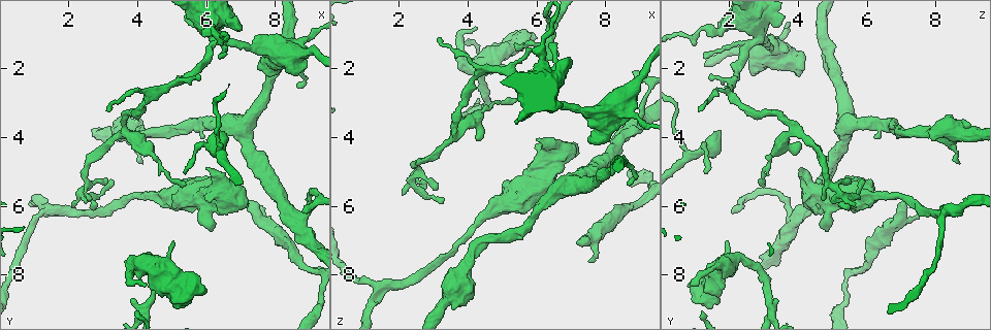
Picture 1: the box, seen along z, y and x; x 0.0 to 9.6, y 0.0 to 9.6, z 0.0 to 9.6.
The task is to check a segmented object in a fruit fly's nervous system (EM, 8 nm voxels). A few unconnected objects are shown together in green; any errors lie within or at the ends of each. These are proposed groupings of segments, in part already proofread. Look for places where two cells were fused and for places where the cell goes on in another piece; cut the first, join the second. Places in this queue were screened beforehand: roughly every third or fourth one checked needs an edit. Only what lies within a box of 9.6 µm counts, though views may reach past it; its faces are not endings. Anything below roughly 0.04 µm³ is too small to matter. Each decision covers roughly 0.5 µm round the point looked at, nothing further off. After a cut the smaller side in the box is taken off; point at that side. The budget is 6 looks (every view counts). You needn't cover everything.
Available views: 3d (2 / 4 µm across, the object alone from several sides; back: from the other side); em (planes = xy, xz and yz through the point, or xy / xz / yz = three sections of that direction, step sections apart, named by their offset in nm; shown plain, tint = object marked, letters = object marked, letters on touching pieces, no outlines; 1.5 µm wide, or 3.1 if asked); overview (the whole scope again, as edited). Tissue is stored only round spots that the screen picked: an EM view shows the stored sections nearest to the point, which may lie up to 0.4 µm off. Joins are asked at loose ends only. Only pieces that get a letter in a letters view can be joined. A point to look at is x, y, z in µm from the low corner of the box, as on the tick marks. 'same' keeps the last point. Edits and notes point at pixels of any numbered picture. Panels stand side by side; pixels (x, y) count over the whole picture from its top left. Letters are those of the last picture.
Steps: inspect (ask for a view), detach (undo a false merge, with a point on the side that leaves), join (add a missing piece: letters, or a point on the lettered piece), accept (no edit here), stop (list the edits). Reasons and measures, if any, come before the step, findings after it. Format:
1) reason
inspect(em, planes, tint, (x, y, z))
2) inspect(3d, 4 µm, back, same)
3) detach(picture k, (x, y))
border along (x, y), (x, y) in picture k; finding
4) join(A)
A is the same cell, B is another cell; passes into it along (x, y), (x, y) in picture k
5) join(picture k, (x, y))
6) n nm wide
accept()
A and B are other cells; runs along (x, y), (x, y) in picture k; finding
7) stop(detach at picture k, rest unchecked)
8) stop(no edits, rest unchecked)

free end
inspect(3d, 4 µm, (2.05, 6.00, 5.65))

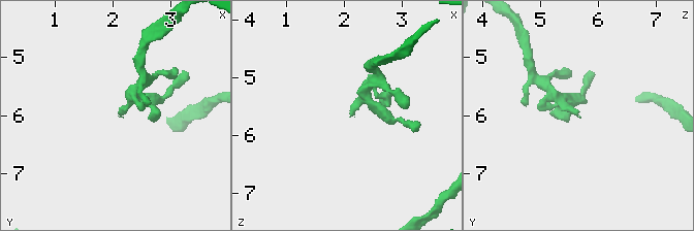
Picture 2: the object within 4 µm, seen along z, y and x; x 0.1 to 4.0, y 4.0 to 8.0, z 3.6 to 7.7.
inspect(em, xy, step 8, letters, (2.05, 6.05, 5.70))

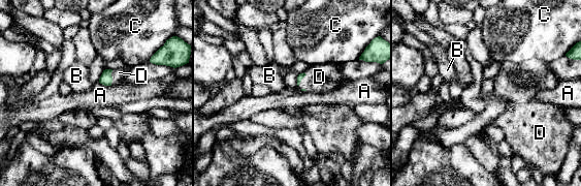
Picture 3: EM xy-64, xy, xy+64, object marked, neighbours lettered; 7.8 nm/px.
join(D)
D is the same cell, A, B and C are other cells; the cell continues

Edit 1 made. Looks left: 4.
redraw
inspect(overview)

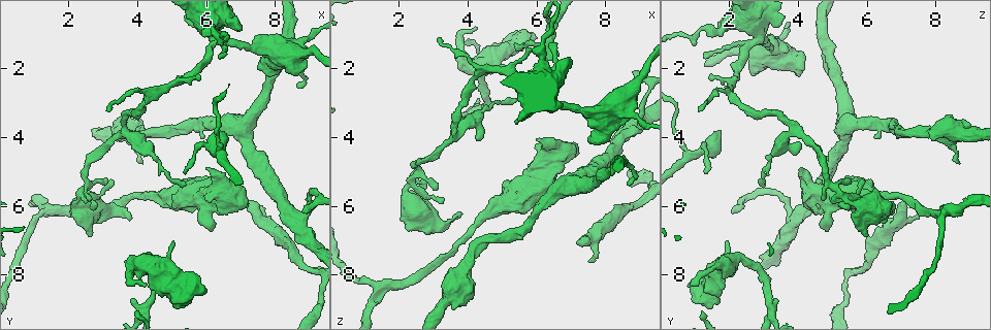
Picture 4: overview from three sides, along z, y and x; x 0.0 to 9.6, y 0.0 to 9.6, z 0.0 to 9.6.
inspect(3d, 2 µm, (7.25, 5.85, 7.10))

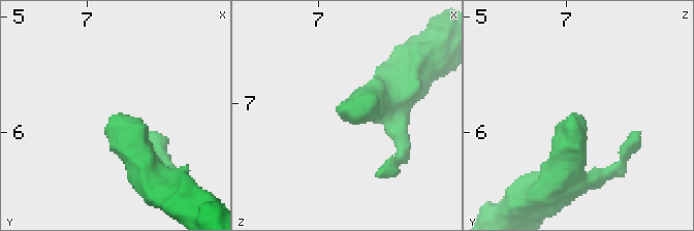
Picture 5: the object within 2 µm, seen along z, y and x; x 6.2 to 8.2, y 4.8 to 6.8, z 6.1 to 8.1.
inspect(em, planes, plain, (7.22, 5.90, 7.08))

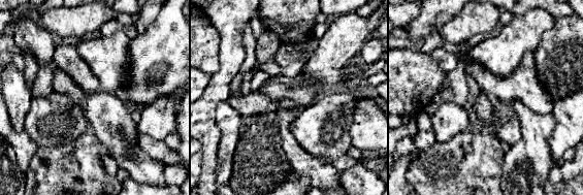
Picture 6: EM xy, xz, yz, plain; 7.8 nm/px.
inspect(em, planes, letters, same)

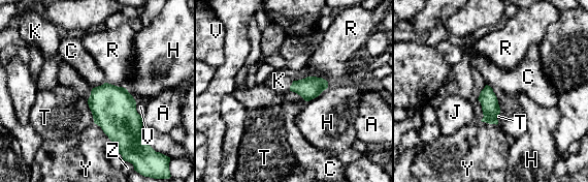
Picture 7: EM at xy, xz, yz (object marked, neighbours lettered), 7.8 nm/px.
Y touches over 360 nm
join(K)
K is the same cell, A, C, H, J, R, T, V, Y and Z are other cells; passes into it along (113, 109), (91, 94), (67, 77) in picture 7; it goes on there

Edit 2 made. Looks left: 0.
stop(join at picture 3, join at picture 7, rest unchecked)

